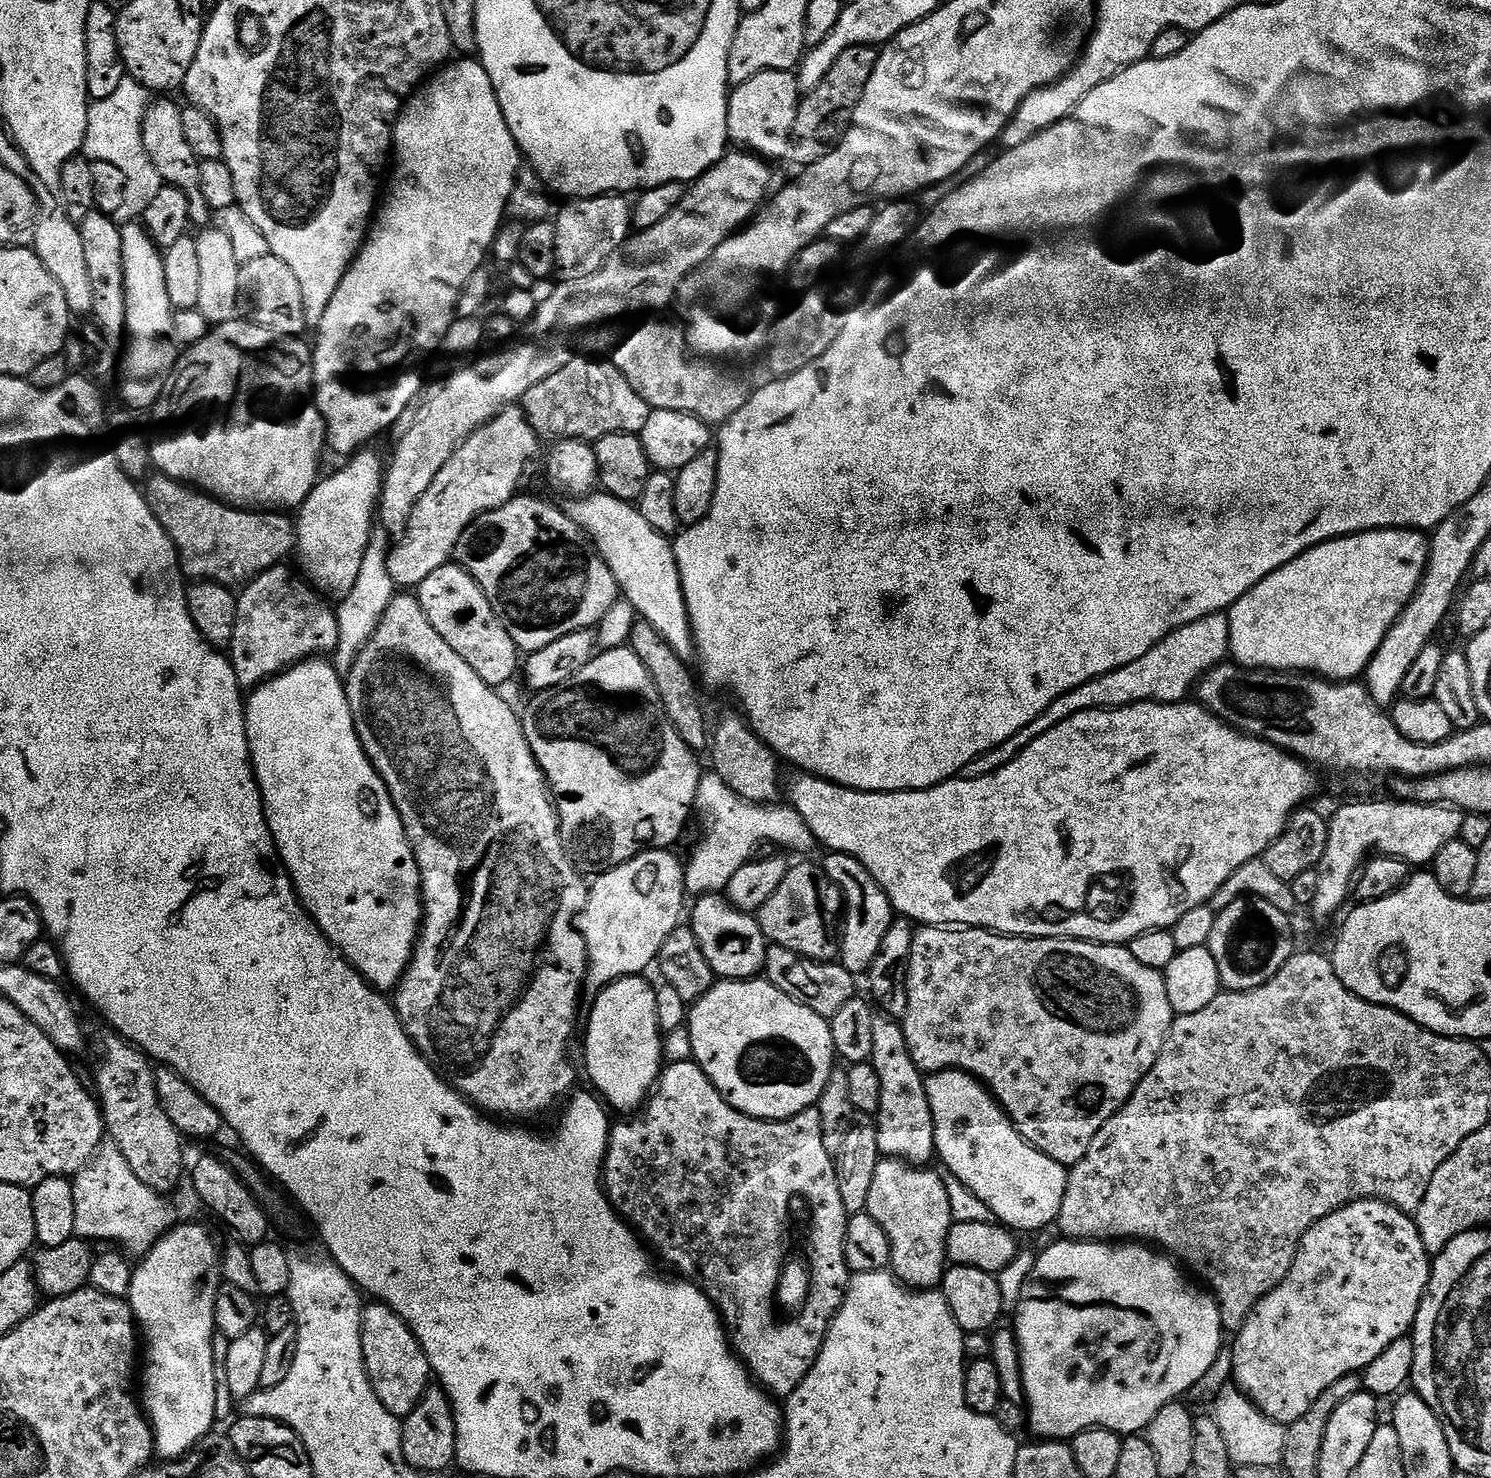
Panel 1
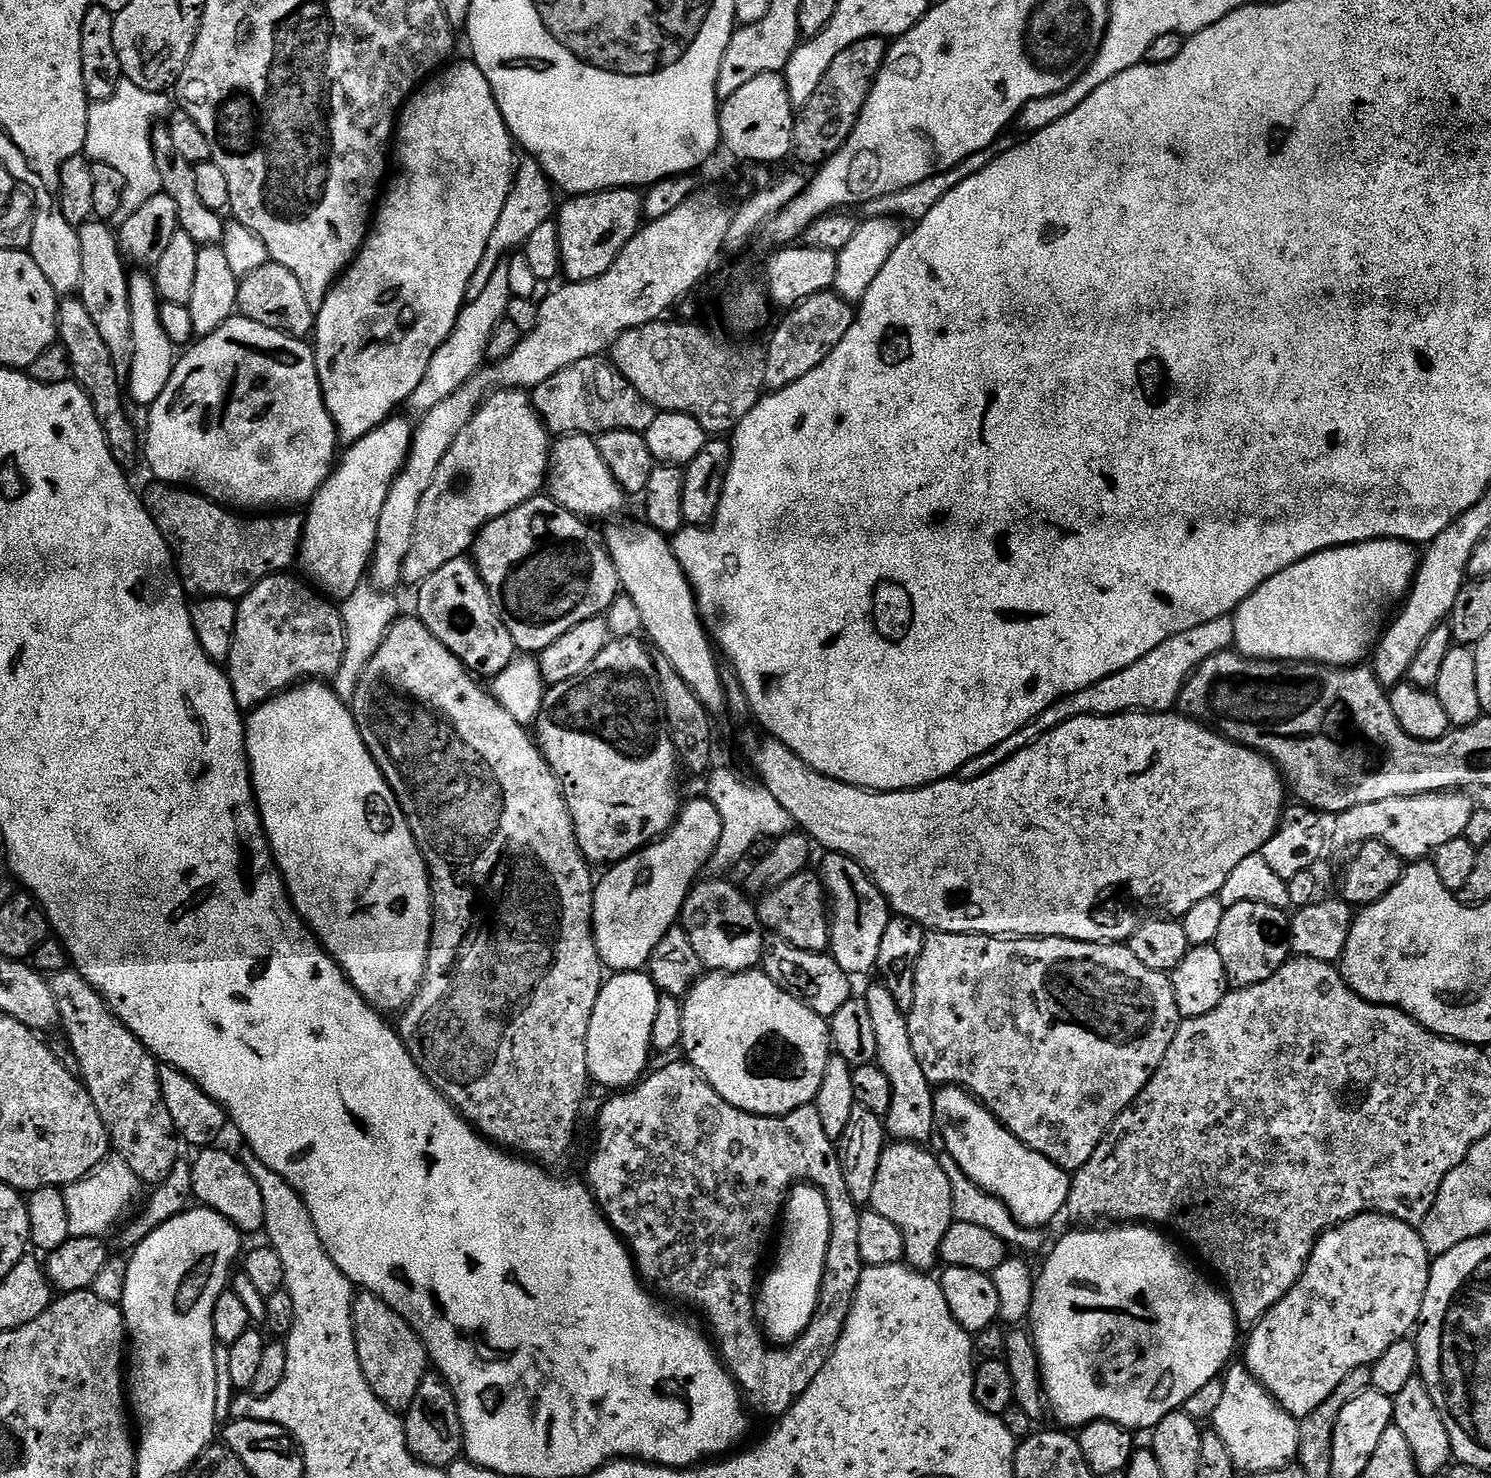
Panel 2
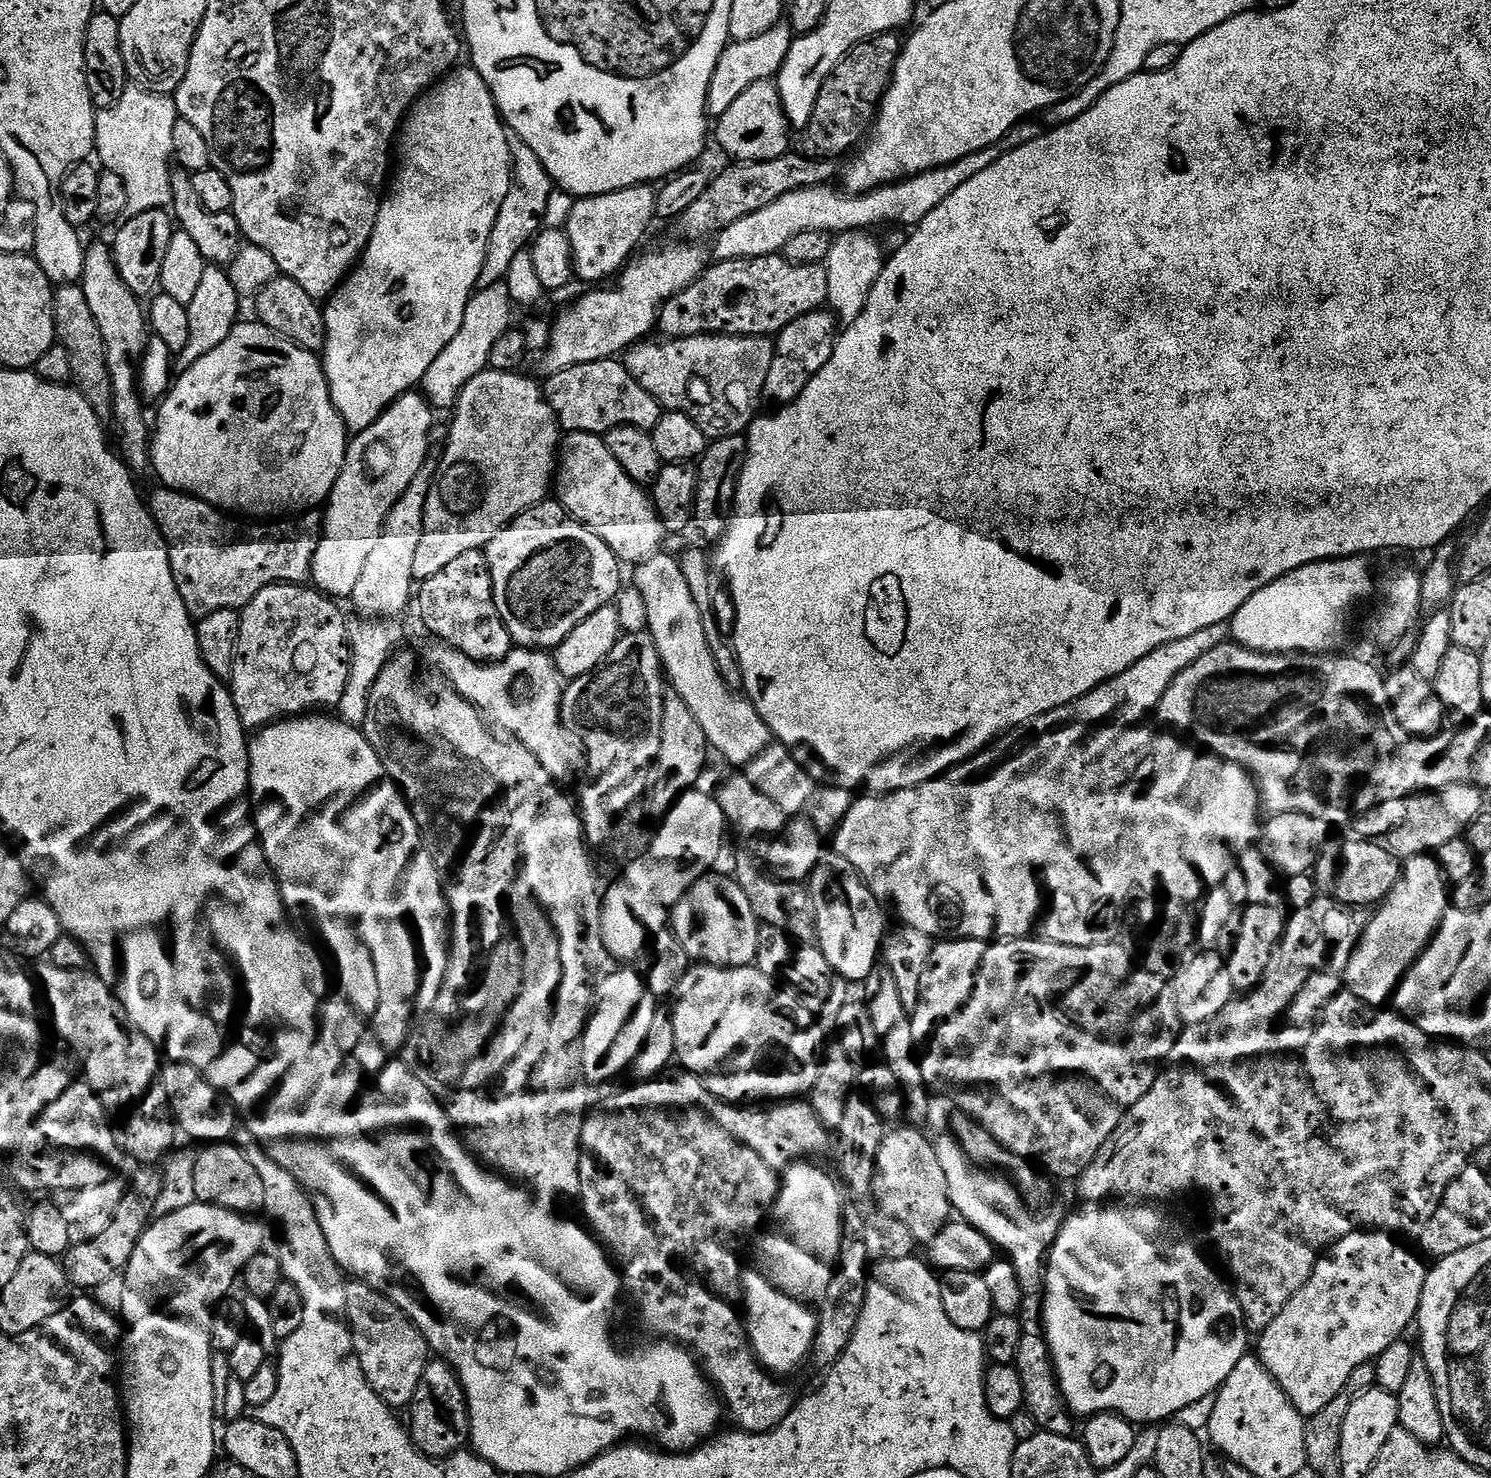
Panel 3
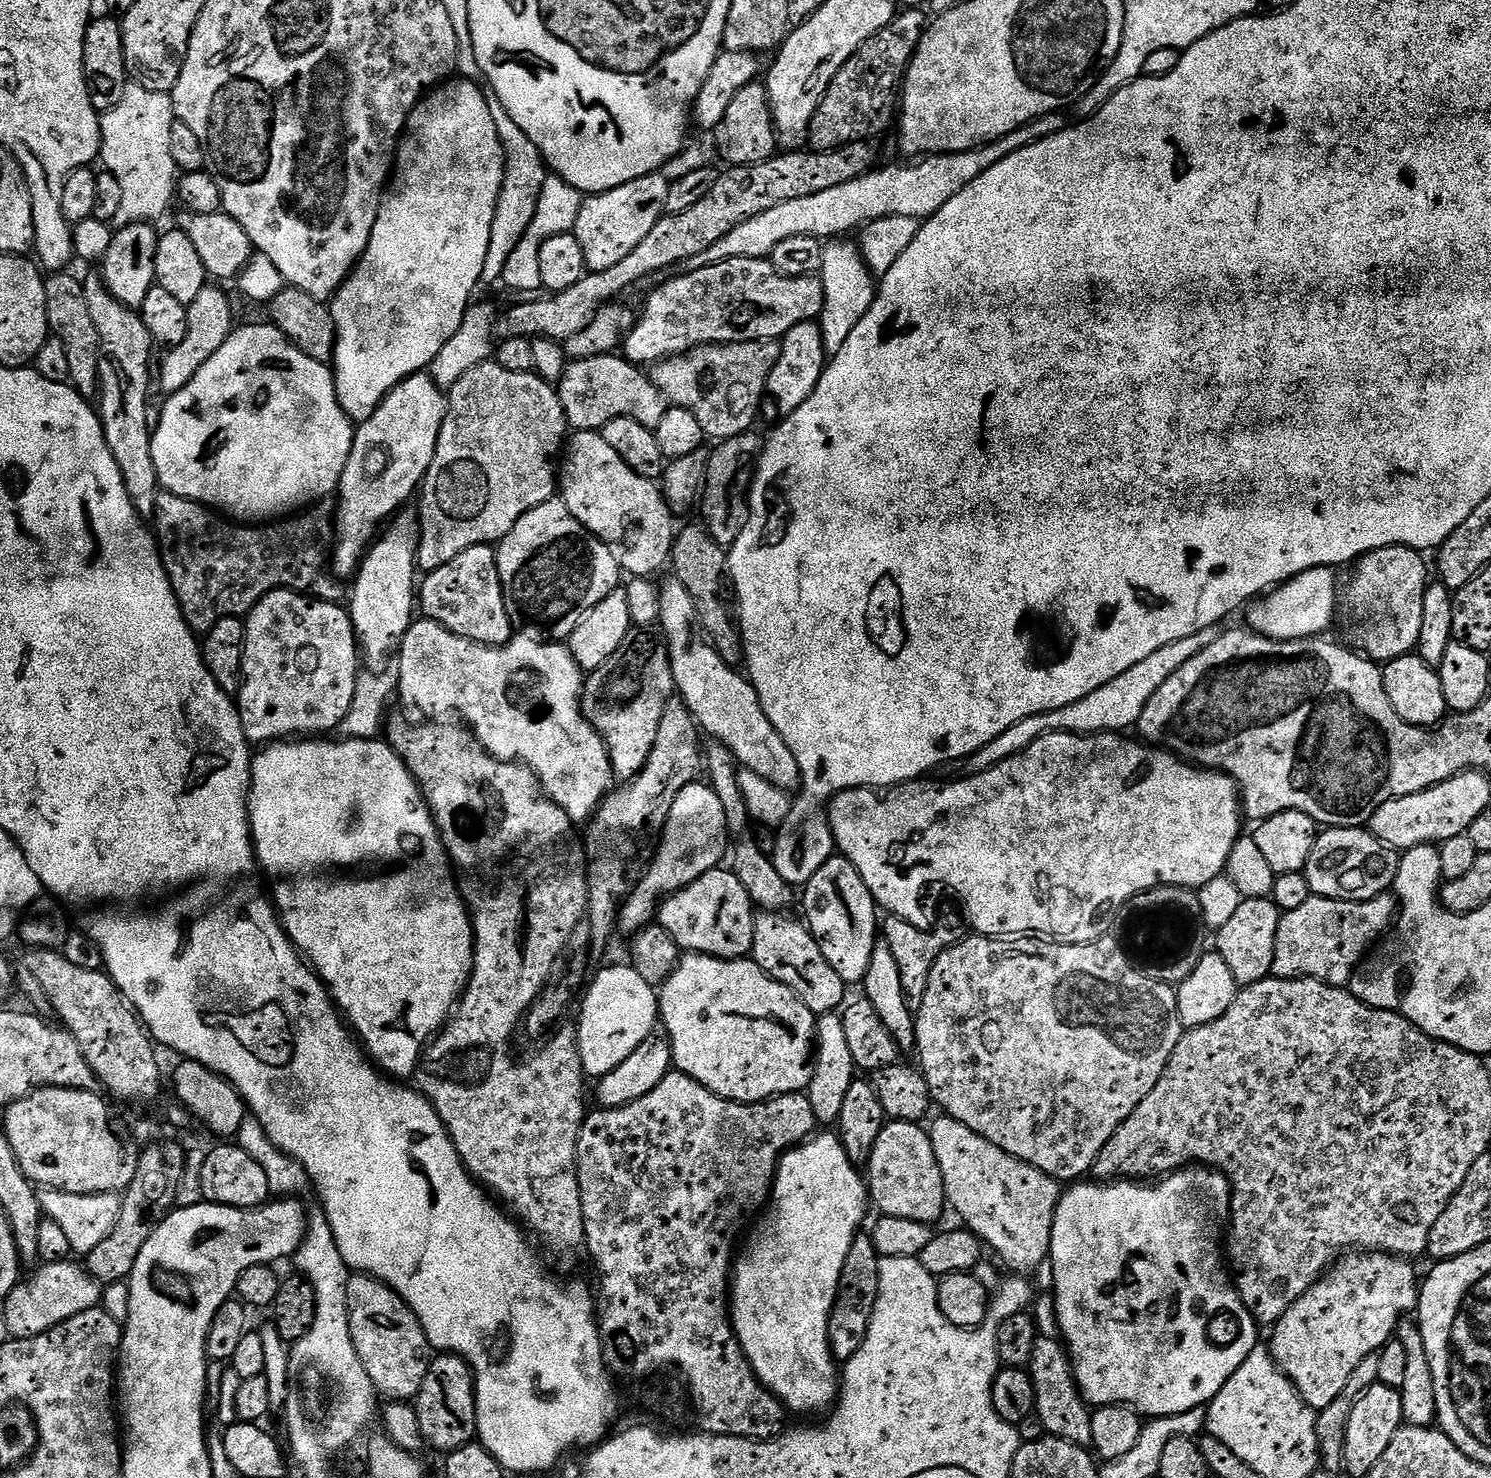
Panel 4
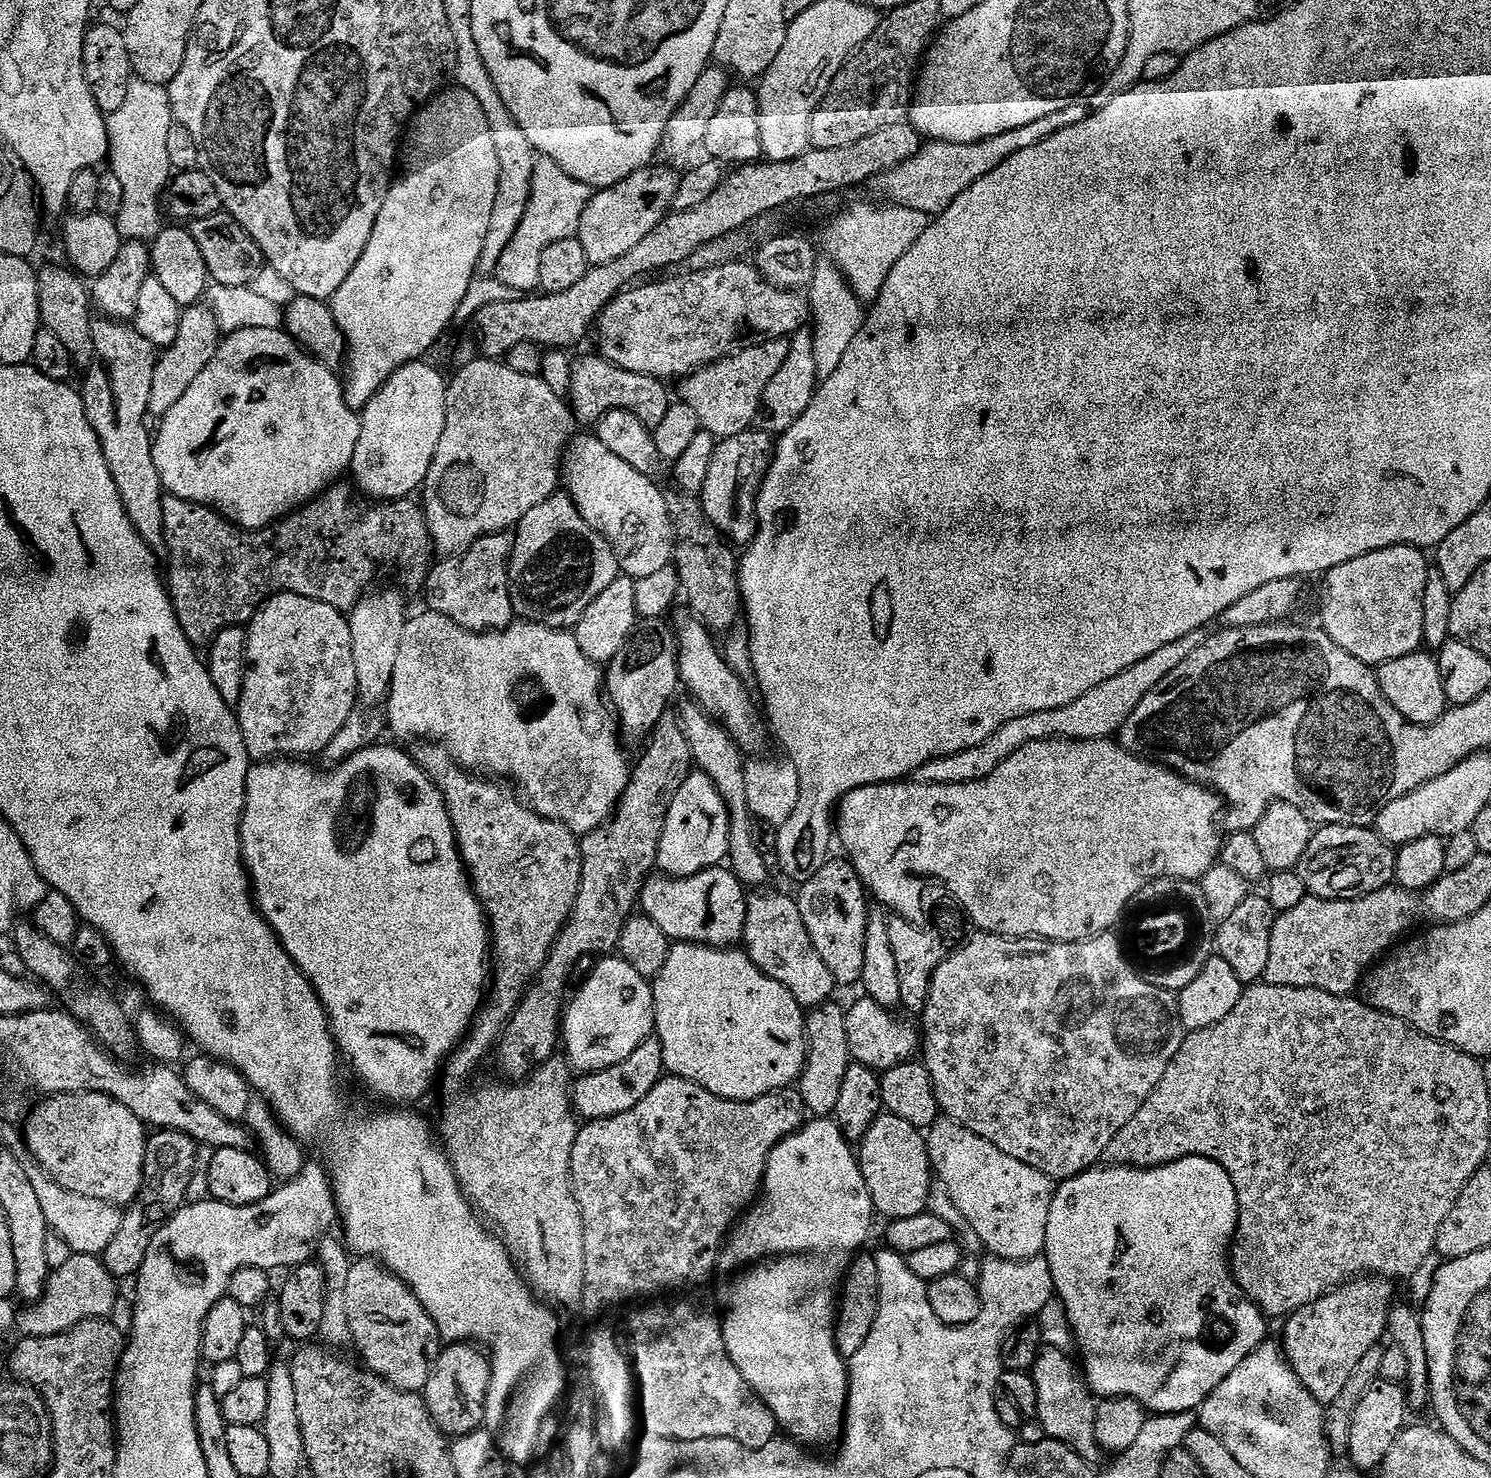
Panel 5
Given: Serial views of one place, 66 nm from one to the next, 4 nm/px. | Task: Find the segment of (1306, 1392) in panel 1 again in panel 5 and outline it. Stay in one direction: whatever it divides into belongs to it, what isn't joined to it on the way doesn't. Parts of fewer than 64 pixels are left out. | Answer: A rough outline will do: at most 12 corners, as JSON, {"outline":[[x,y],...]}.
{"outline":[[1353,1278],[1287,1317],[1284,1355],[1334,1402],[1394,1303]]}

